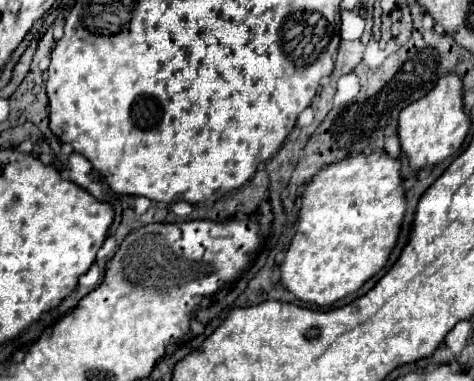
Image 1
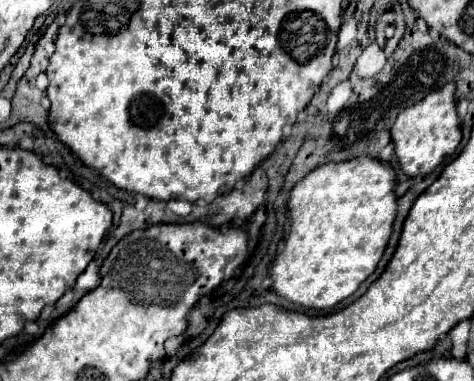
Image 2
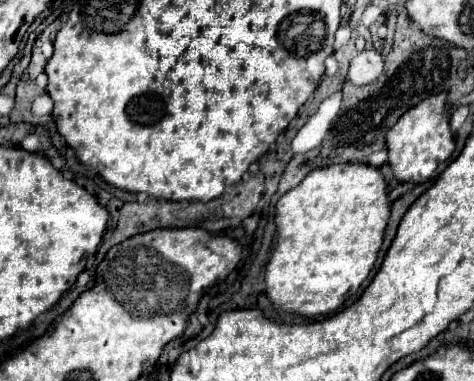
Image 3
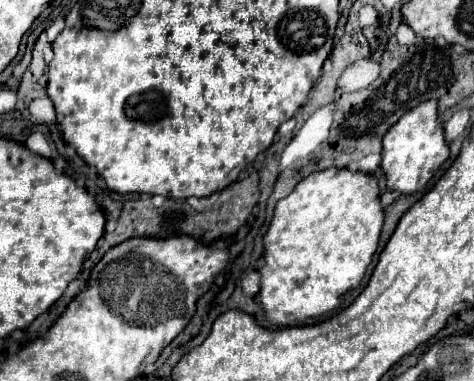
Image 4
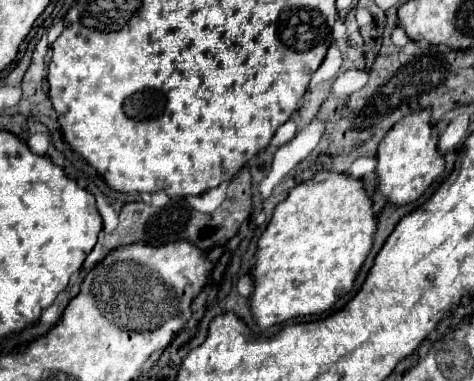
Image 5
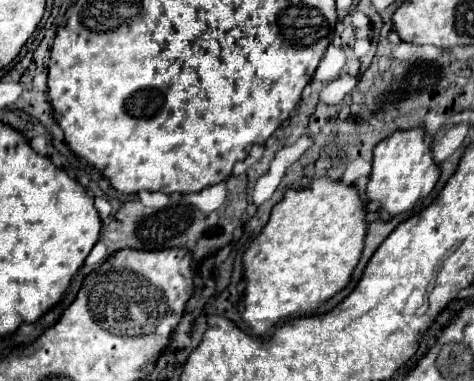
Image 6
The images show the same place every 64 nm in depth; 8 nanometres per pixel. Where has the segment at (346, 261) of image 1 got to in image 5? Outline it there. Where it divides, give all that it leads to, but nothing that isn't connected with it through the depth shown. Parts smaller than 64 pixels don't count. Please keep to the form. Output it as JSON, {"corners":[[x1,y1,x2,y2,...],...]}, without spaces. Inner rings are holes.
{"corners":[[324,170,292,188,288,198,276,206,270,224,258,240,256,266,252,272,254,292,250,296,250,306,260,330,330,310,342,294,352,290,354,280,372,250,376,226,378,218,372,210,372,200,366,194,364,182,358,178]]}

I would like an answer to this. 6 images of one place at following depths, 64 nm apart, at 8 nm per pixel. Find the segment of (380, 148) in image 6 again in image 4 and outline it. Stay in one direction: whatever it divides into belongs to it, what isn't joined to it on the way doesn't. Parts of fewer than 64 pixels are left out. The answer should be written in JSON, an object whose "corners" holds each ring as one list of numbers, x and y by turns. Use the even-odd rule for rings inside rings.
{"corners":[[428,100,412,108,412,112,406,112,386,132,382,144,382,170,386,172,388,188,400,190,402,194,414,194,422,190,450,156,450,148,444,138,444,124,438,116,438,102]]}

